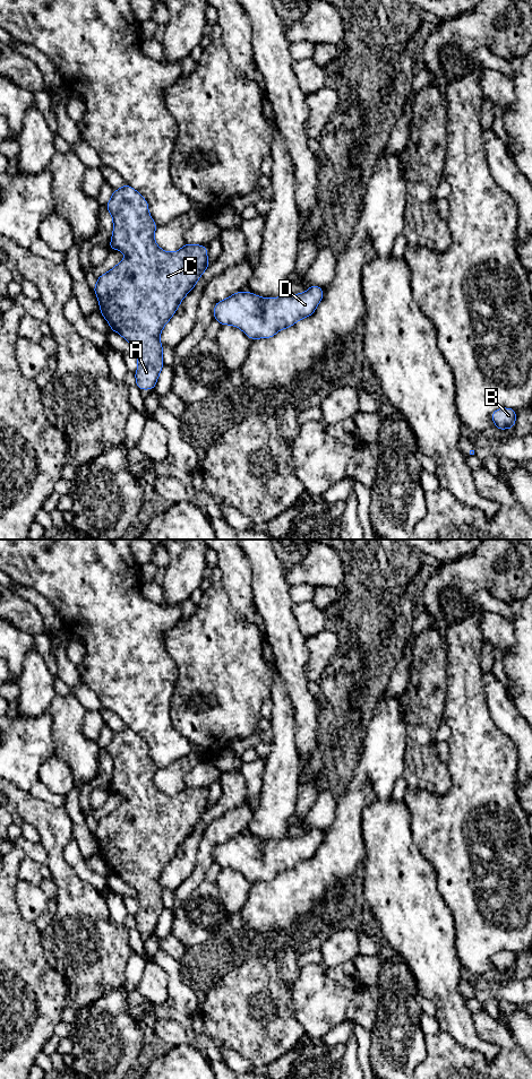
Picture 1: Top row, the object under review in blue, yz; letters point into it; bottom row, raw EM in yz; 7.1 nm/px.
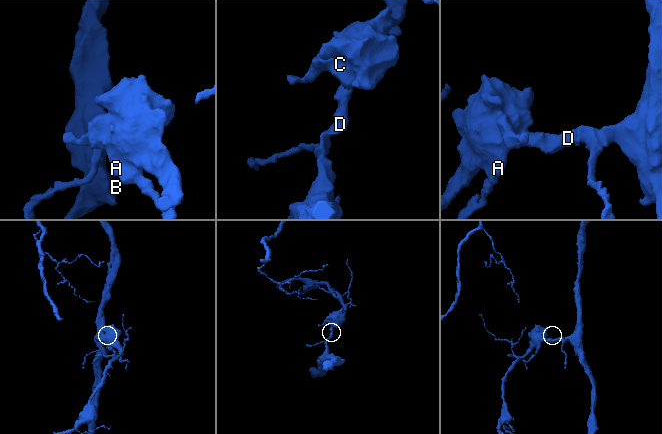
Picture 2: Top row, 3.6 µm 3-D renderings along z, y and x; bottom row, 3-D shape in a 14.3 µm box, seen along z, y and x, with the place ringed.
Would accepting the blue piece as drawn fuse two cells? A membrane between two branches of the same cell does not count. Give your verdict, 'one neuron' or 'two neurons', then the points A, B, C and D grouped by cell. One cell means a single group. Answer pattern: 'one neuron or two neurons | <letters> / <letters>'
one neuron | A B C D

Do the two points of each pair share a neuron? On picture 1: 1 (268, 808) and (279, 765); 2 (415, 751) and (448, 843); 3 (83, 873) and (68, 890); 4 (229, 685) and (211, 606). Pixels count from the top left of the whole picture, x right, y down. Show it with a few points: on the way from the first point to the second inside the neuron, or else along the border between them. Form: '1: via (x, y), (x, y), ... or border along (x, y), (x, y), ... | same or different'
1: via (279, 797), (279, 775) | same
2: border along (452, 779), (444, 794), (408, 787) | different
3: border along (63, 854), (63, 857), (75, 872), (99, 891) | different
4: via (221, 666), (219, 656), (214, 650), (214, 626) | same

